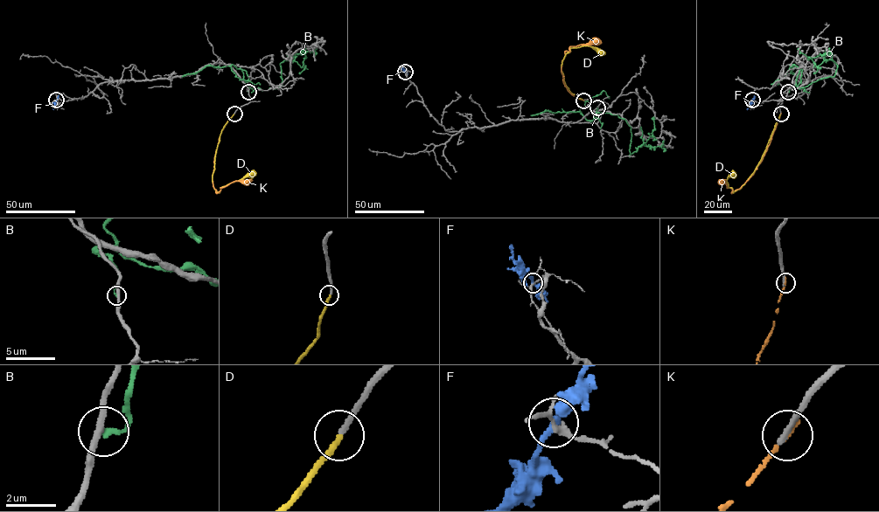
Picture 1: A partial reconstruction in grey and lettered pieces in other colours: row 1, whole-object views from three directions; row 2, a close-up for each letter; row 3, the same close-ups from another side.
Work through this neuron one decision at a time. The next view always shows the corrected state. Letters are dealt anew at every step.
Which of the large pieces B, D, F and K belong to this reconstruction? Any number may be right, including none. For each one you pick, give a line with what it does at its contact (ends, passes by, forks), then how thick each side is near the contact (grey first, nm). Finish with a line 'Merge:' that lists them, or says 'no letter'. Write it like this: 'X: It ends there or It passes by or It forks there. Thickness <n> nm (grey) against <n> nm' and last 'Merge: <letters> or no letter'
D: It ends there. Thickness 200 nm (grey) against 240 nm
F: It passes by. Thickness 170 nm (grey) against 260 nm
Merge: D, F

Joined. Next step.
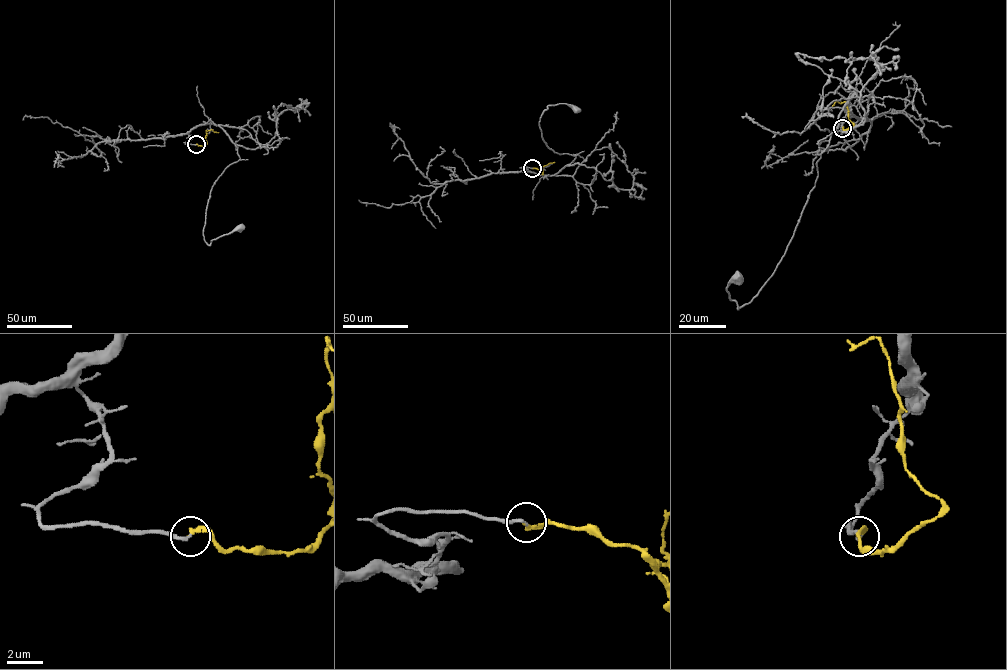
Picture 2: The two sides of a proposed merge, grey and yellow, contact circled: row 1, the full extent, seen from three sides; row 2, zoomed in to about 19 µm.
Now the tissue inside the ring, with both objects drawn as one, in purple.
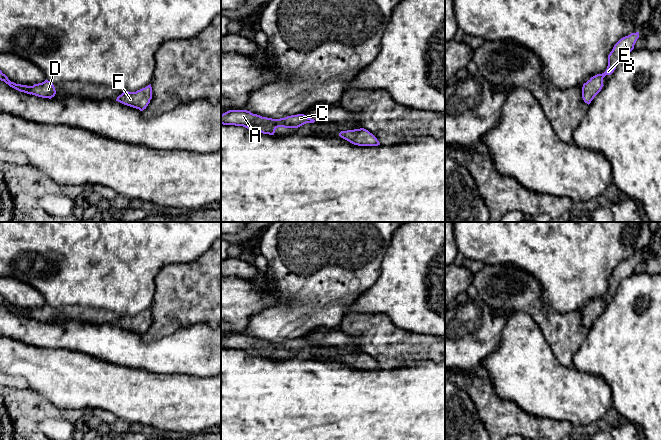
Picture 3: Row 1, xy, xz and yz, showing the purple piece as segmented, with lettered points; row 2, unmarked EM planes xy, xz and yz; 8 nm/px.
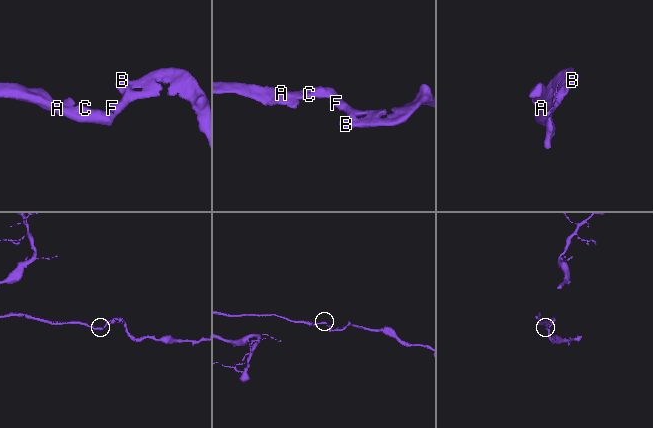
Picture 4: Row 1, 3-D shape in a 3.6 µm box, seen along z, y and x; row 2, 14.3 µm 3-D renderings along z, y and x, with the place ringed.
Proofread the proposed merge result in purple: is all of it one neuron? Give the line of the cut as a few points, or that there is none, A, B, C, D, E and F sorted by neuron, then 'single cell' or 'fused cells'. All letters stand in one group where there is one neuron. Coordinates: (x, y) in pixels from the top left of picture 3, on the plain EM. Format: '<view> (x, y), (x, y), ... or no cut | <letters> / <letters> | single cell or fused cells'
no cut | A B C D E F | single cell

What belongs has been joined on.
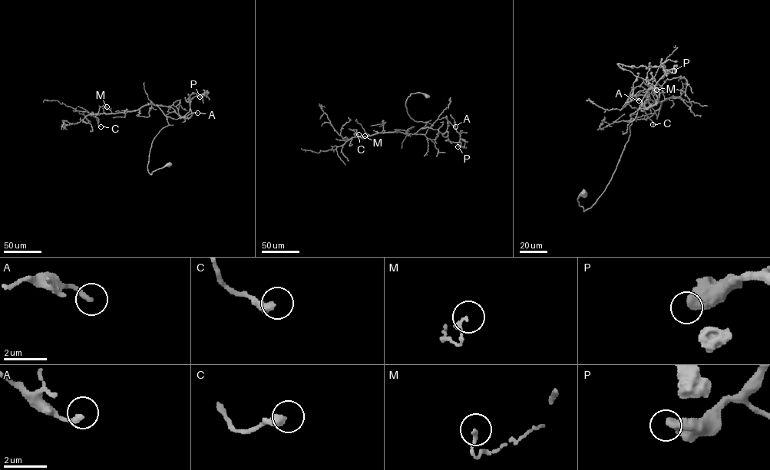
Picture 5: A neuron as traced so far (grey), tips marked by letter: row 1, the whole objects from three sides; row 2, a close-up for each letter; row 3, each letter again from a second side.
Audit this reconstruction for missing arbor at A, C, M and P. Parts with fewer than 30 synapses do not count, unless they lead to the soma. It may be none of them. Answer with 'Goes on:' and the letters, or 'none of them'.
Goes on: none of them

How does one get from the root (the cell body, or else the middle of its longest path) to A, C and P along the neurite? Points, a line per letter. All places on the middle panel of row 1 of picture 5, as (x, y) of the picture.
A: (427, 96), (411, 93), (406, 100), (410, 117), (427, 123), (414, 133), (424, 134), (444, 117), (455, 126)
C: (427, 96), (412, 93), (406, 100), (410, 117), (427, 123), (414, 134), (359, 136), (353, 129), (358, 134)
P: (427, 96), (411, 93), (408, 113), (427, 123), (422, 128), (461, 142), (457, 146)

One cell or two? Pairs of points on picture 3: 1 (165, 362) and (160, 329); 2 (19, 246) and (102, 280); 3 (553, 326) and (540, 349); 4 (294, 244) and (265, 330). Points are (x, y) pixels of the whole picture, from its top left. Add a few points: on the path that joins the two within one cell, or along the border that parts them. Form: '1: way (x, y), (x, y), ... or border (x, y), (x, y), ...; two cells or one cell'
1: border (183, 329), (151, 341), (142, 339); two cells
2: way (40, 246), (68, 246), (81, 259); one cell
3: border (532, 319), (557, 359); two cells
4: way (294, 265), (294, 301), (286, 309); one cell

